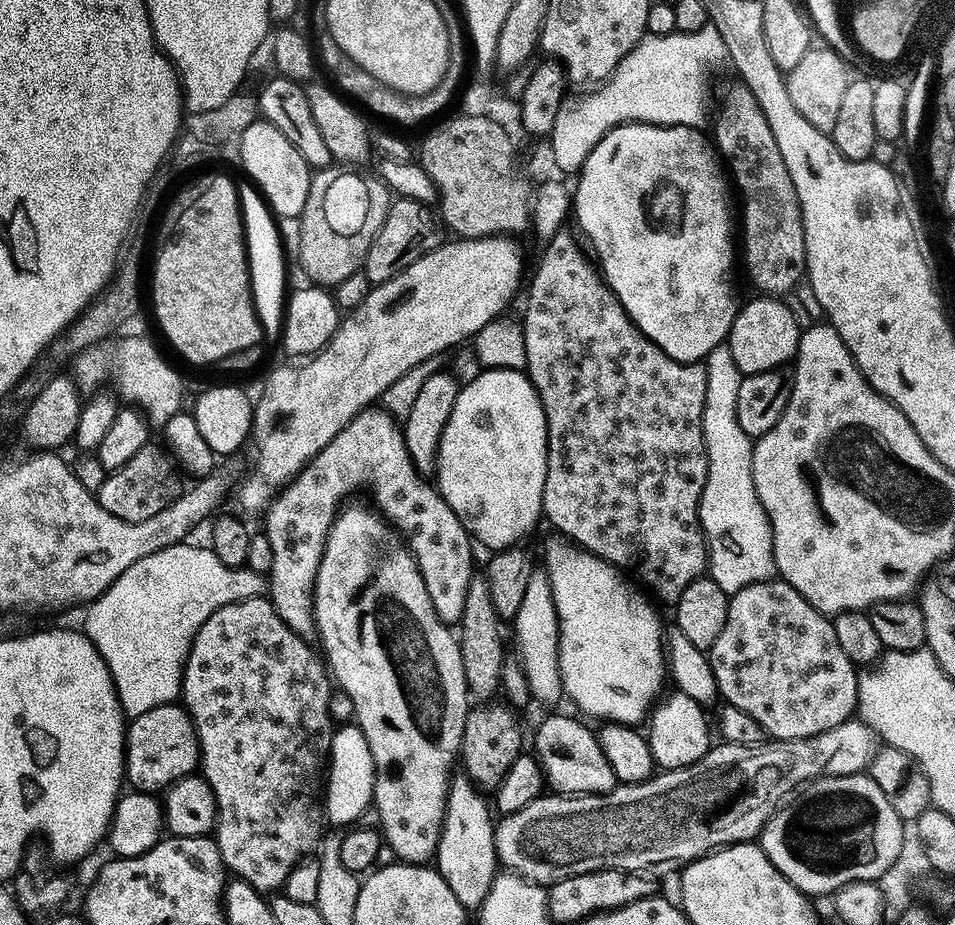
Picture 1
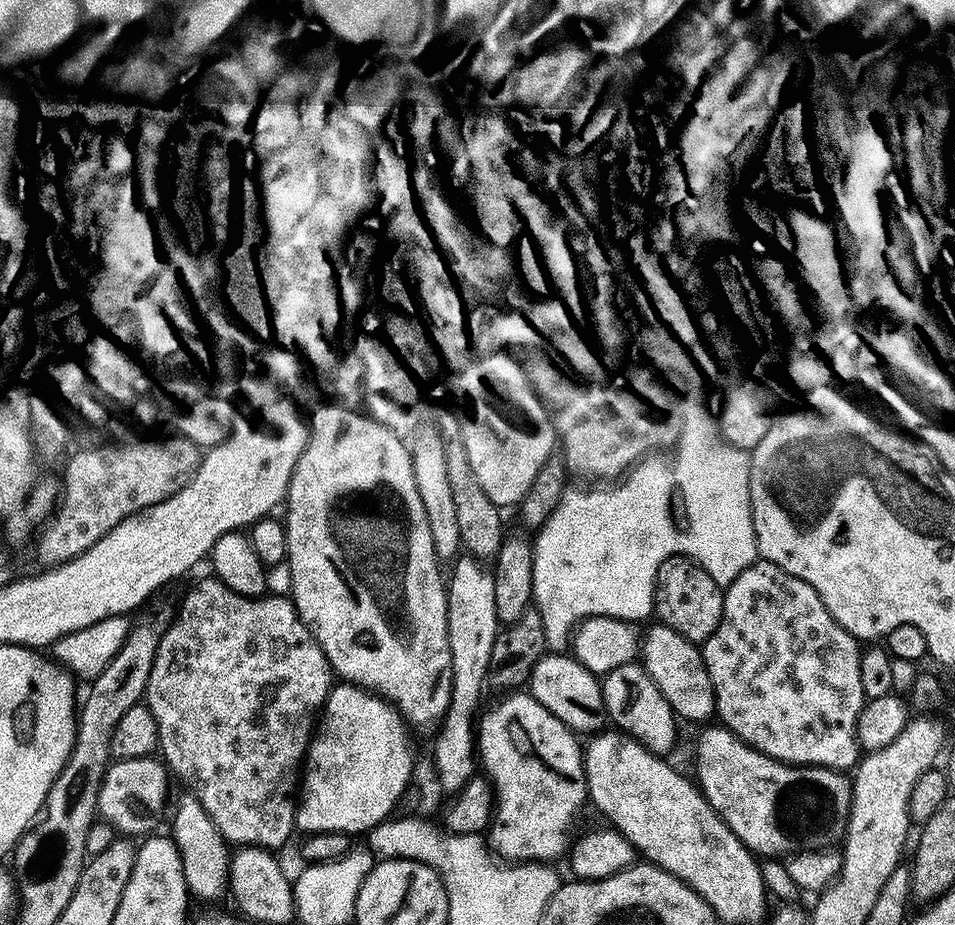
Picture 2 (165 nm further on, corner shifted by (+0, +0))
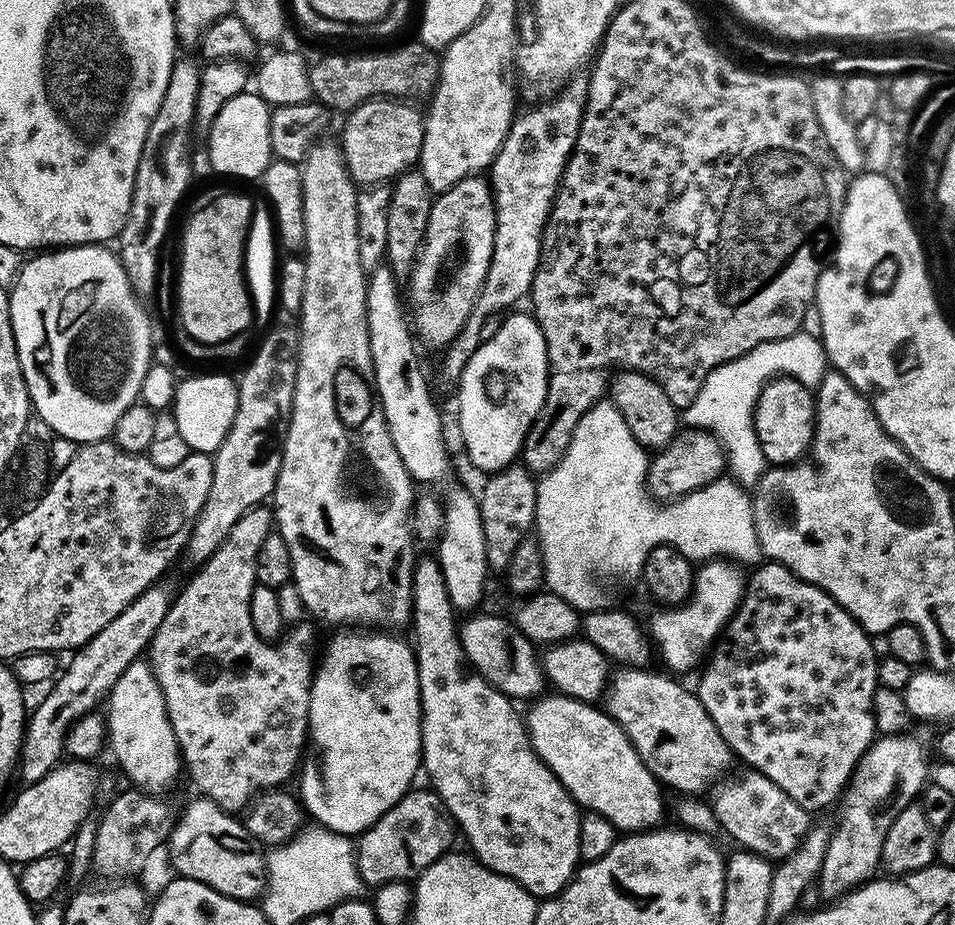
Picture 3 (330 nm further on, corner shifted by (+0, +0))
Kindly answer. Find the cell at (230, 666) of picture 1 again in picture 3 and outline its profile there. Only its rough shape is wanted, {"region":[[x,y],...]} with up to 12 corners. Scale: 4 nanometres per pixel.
{"region":[[271,507],[146,656],[186,776],[233,814],[297,771],[312,632],[250,622]]}

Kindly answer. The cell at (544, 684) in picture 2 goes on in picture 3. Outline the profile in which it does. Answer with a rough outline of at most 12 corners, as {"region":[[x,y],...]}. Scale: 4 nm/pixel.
{"region":[[509,617],[458,628],[469,665],[513,701],[545,691],[537,649]]}

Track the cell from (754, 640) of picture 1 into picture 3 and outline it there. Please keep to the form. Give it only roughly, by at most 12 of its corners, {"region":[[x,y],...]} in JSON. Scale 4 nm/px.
{"region":[[775,562],[694,691],[816,814],[877,739],[873,637]]}

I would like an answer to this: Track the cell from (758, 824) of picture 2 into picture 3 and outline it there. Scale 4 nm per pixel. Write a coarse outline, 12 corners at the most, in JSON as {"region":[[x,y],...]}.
{"region":[[621,667],[606,711],[676,794],[734,763],[700,697]]}

